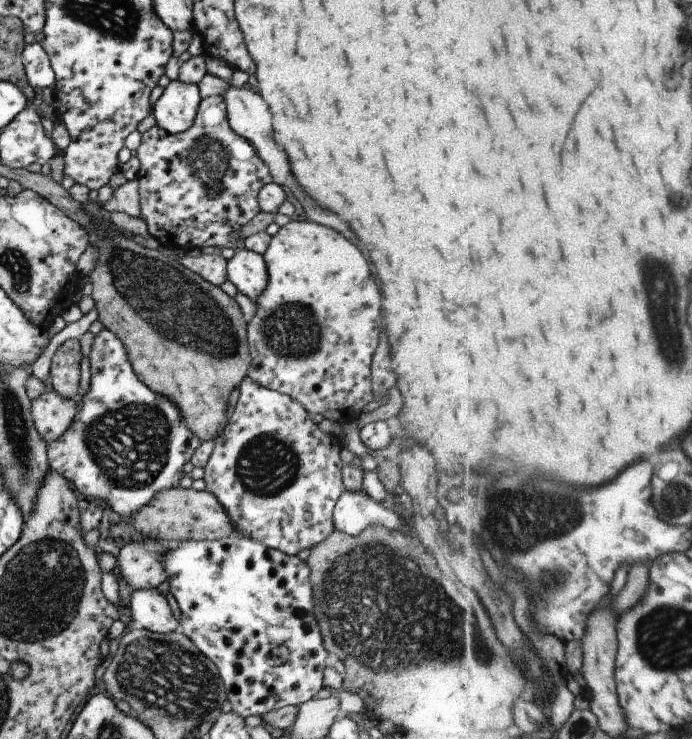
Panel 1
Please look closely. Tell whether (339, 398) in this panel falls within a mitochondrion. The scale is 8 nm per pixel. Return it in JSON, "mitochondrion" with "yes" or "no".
{"mitochondrion":"no"}

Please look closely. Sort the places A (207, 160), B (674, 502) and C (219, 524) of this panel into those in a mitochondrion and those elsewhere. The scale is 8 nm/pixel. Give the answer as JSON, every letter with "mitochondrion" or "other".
{"A":"mitochondrion","B":"mitochondrion","C":"other"}

